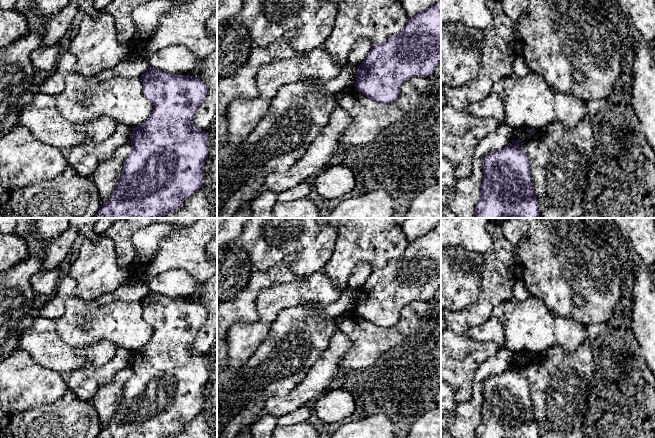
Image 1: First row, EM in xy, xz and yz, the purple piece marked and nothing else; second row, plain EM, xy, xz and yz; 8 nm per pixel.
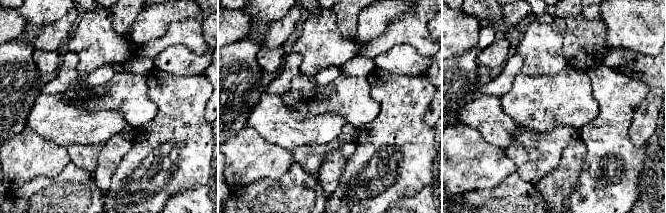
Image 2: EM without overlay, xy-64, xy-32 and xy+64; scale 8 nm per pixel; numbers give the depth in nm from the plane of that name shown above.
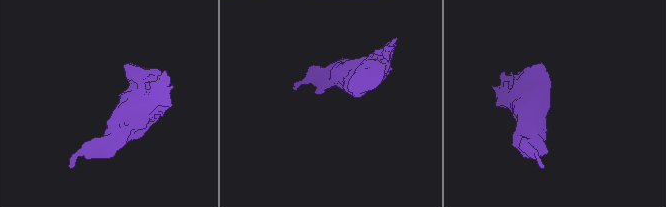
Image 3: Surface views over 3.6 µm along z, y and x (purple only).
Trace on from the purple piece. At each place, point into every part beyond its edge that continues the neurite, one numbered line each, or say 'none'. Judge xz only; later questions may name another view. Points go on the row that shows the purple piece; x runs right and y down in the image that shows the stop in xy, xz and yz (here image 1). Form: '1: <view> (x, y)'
none

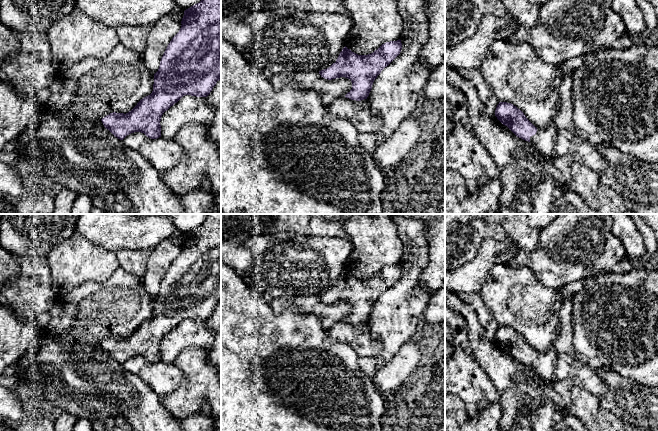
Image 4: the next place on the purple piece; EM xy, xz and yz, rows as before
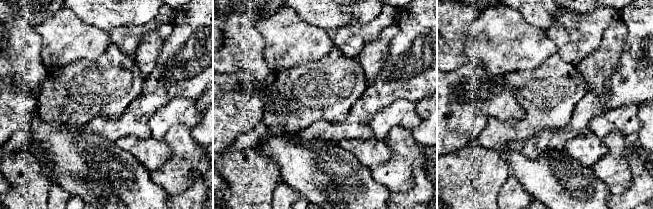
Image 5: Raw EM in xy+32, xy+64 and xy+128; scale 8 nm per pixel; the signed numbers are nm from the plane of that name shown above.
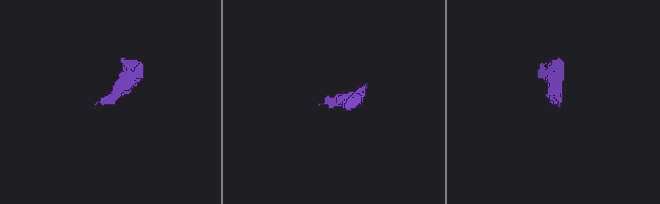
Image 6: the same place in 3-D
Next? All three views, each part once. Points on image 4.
1: yz (544, 140)

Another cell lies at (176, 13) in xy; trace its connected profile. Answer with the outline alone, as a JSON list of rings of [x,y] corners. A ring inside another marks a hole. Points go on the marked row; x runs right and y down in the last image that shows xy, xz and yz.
[[[175,6],[170,13],[168,14],[170,18],[172,18],[175,21],[181,22],[182,18],[184,16],[184,11],[181,10],[179,7]]]

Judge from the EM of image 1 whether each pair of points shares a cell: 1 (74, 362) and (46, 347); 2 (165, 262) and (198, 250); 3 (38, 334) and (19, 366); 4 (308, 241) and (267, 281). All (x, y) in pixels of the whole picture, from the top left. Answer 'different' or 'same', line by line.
1: same
2: same
3: different
4: different

